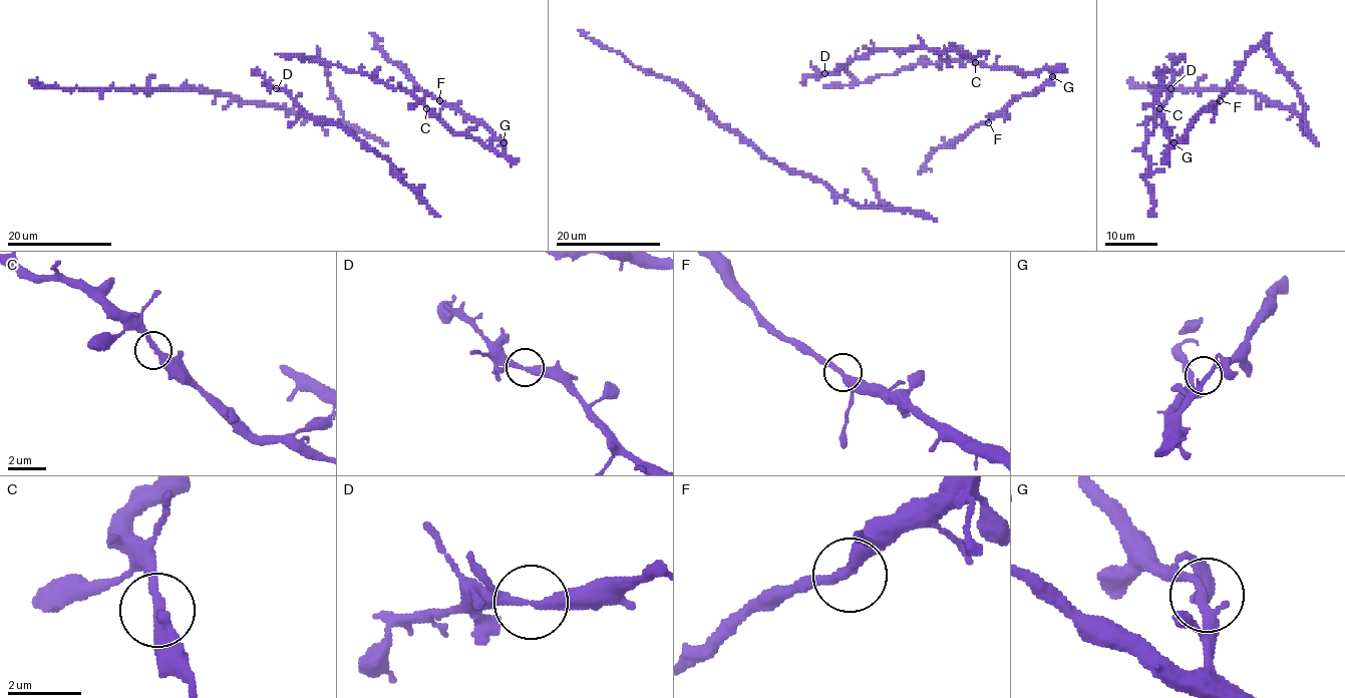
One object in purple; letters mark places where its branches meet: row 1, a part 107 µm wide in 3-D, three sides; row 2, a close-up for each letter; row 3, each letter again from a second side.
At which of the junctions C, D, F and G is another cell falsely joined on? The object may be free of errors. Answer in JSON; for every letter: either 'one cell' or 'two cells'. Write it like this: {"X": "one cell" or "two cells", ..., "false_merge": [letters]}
{"C": "one cell", "D": "one cell", "F": "one cell", "G": "one cell", "false_merge": []}

